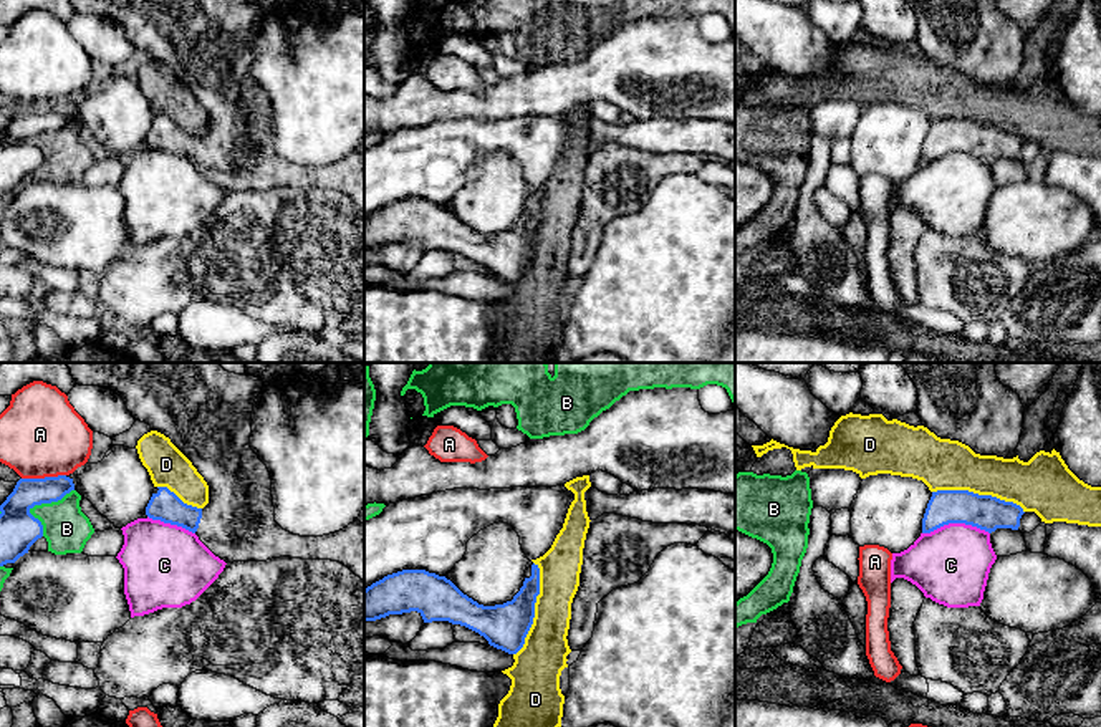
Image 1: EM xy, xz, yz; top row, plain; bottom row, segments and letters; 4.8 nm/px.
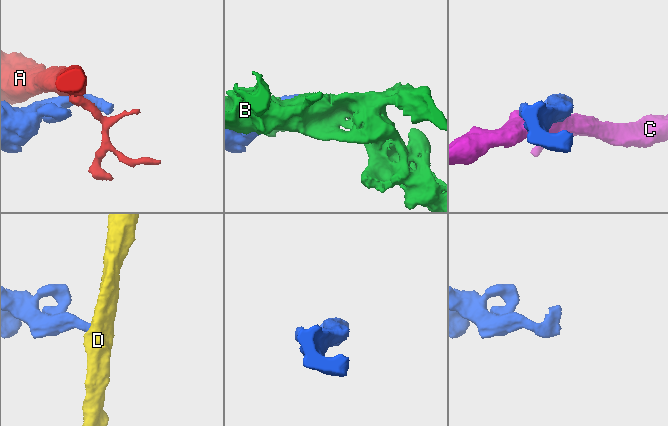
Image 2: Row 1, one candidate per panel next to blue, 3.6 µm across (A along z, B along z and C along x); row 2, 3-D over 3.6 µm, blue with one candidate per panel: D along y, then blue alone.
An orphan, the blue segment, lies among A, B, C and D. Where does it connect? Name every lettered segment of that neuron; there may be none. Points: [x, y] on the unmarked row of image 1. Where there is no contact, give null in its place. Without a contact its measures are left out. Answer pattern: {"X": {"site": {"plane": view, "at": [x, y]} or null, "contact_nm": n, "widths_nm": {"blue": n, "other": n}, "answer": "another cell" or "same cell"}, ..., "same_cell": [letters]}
{"A": {"site": {"plane": "xy", "at": [45, 106]}, "contact_nm": 220, "widths_nm": {"blue": 160, "other": 400}, "answer": "another cell"}, "B": {"site": {"plane": "xy", "at": [38, 133]}, "contact_nm": 280, "widths_nm": {"blue": 190, "other": 220}, "answer": "another cell"}, "C": {"site": {"plane": "yz", "at": [956, 151]}, "contact_nm": 320, "widths_nm": {"blue": 170, "other": 380}, "answer": "another cell"}, "D": {"site": {"plane": "xz", "at": [533, 237]}, "contact_nm": 460, "widths_nm": {"blue": 220, "other": 220}, "answer": "another cell"}, "same_cell": []}

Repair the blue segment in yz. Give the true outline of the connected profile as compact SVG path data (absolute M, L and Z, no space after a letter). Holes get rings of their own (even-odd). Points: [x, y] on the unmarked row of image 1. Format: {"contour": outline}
{"contour": "M937 119L927 132L922 162L930 162L949 152L965 152L988 162L997 157L1018 159L1023 137L992 124L969 119Z"}

